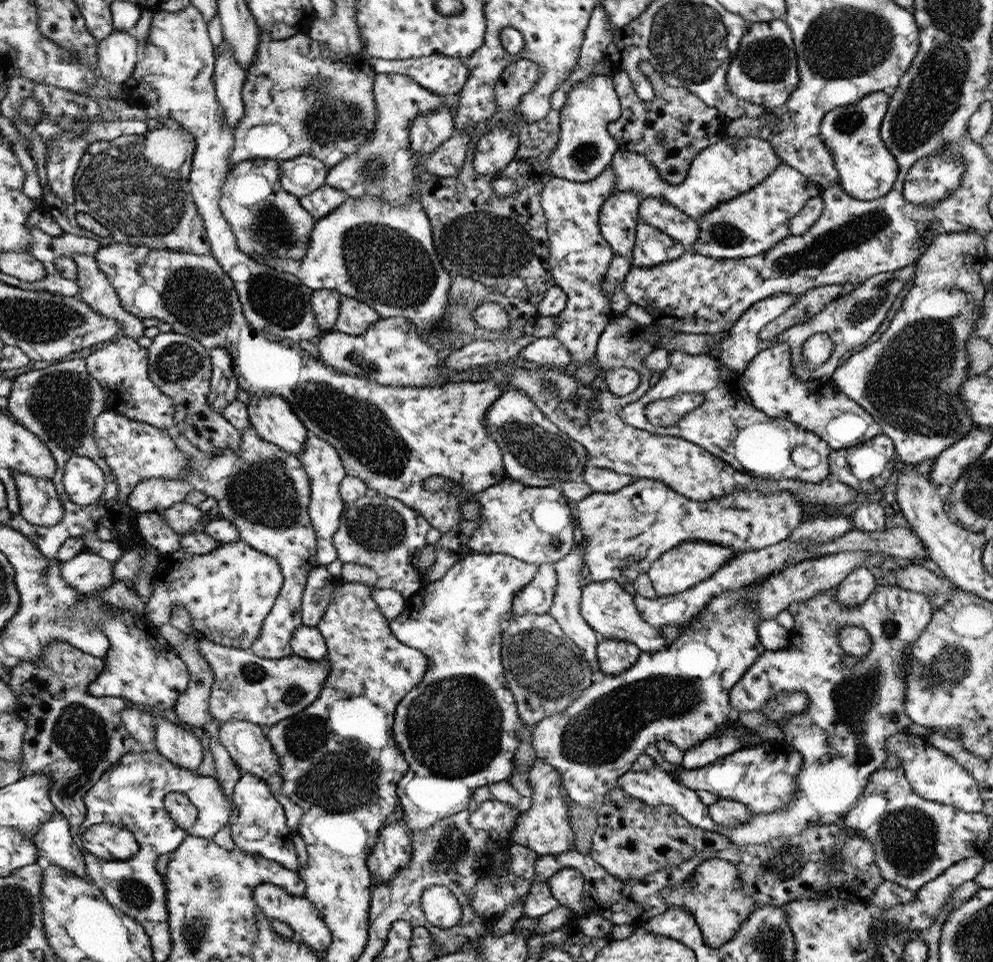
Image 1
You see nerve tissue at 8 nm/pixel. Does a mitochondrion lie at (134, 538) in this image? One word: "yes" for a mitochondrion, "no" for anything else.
no

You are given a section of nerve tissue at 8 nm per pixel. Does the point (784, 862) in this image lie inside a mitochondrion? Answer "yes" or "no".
yes

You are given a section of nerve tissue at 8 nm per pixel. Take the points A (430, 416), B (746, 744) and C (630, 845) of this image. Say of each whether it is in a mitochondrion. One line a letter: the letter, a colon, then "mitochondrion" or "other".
A: other
B: other
C: other

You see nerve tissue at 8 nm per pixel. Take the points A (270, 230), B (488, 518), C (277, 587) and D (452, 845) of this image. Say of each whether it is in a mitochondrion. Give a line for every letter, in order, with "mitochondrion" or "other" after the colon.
A: mitochondrion
B: other
C: other
D: mitochondrion

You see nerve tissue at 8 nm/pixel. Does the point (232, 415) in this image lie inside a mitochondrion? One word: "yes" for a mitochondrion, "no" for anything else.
no

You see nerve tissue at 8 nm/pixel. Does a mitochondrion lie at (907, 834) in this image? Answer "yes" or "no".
yes

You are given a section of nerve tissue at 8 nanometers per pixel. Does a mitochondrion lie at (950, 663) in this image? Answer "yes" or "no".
yes

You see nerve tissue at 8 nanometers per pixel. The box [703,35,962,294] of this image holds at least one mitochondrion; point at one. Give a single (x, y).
(824, 247)

